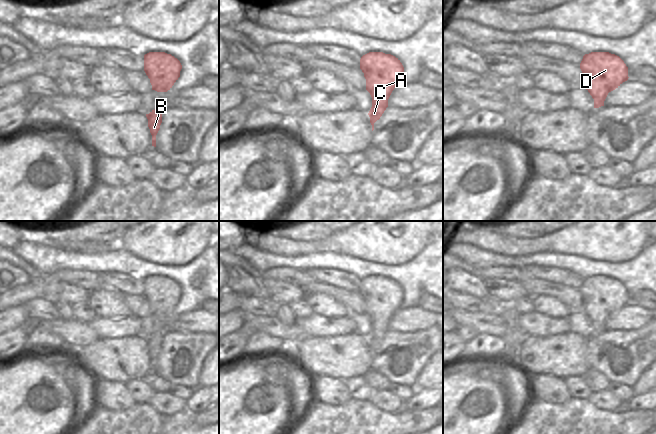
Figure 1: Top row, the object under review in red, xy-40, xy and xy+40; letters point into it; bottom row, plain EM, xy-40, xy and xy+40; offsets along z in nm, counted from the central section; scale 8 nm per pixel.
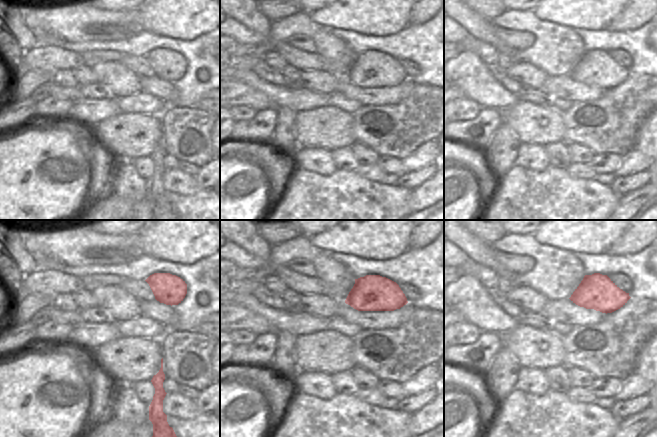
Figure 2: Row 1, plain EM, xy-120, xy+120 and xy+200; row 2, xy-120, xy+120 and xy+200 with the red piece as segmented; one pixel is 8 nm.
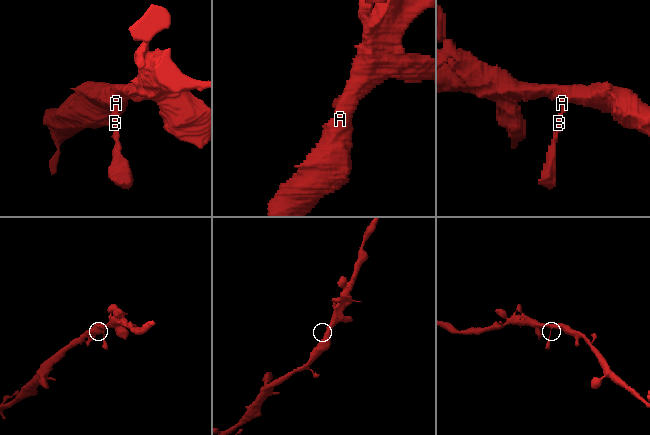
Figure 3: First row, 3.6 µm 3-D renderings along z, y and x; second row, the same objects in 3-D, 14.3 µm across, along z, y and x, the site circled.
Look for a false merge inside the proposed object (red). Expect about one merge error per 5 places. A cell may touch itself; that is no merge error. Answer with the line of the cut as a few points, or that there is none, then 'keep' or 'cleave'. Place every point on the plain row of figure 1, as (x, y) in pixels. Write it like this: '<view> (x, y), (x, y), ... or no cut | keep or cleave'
no cut | keep

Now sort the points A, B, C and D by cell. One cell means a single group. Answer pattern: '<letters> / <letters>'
A B C D

